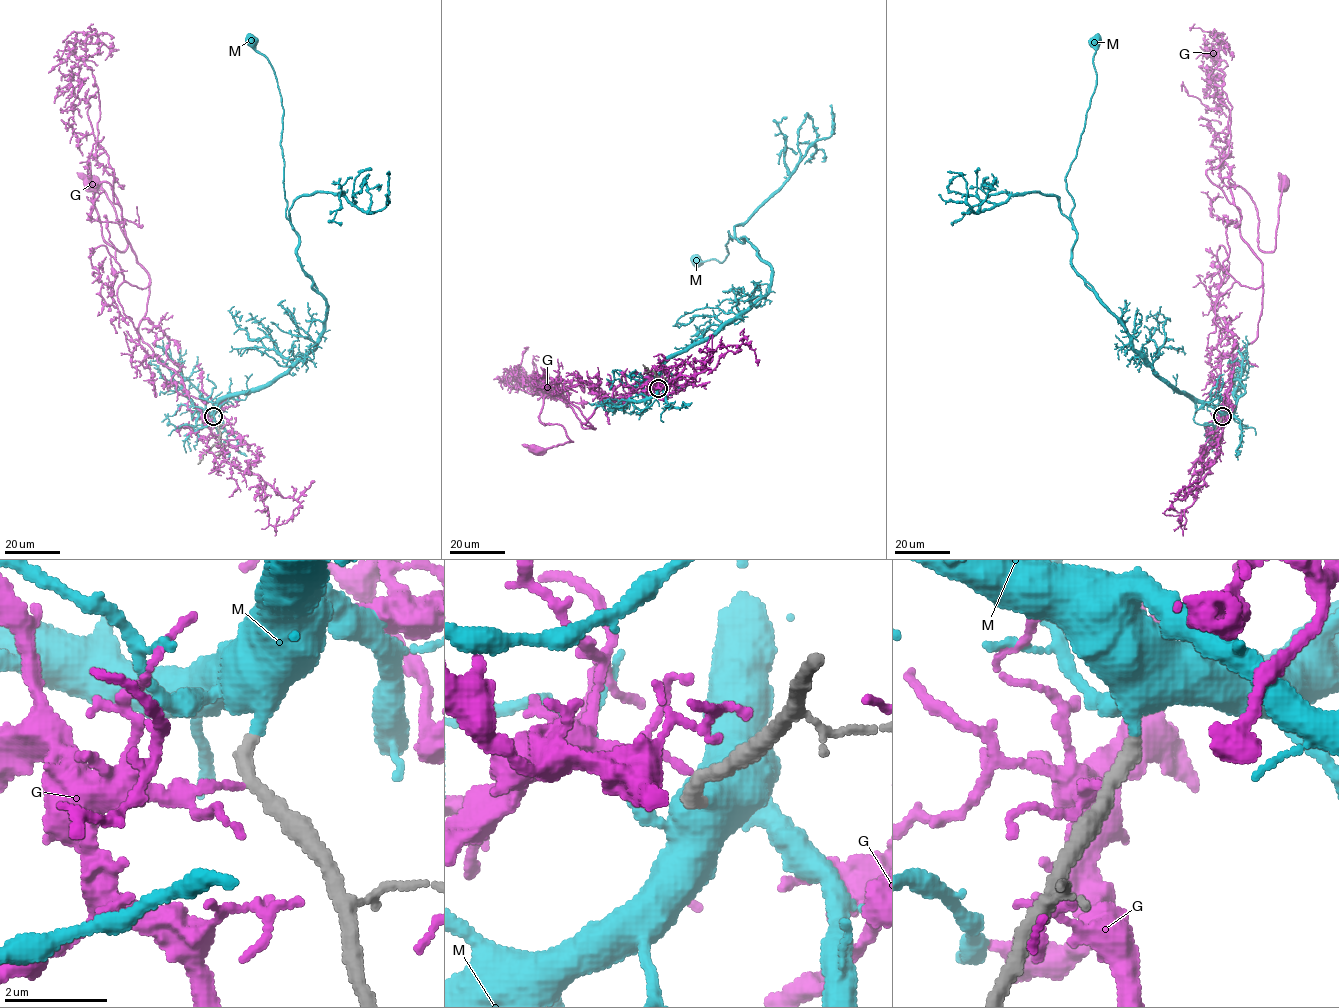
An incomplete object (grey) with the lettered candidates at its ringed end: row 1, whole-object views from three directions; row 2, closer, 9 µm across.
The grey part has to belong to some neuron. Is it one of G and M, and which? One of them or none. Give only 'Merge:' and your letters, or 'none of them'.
Merge: M

